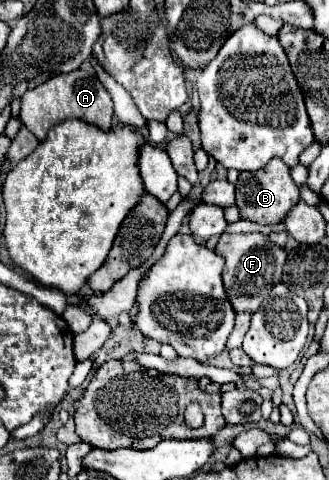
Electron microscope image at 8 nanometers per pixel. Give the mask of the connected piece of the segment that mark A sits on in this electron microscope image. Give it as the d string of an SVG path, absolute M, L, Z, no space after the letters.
M80 67L72 73L54 75L46 83L42 83L36 89L22 95L20 103L22 103L22 109L20 109L22 125L26 129L30 129L30 133L34 133L36 139L40 139L40 141L46 137L50 127L54 127L66 119L82 119L90 125L96 125L102 131L112 129L112 115L114 115L112 99L110 99L110 93L106 91L106 87L98 81L92 67Z

